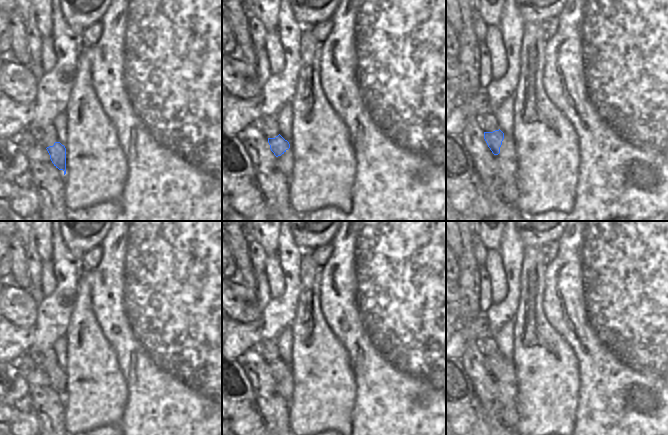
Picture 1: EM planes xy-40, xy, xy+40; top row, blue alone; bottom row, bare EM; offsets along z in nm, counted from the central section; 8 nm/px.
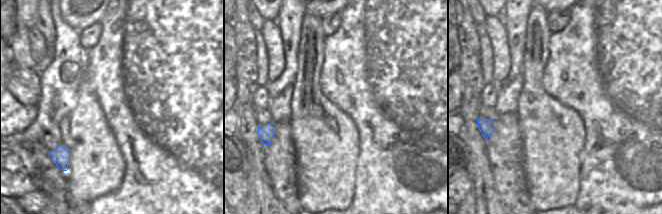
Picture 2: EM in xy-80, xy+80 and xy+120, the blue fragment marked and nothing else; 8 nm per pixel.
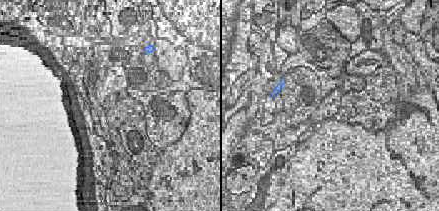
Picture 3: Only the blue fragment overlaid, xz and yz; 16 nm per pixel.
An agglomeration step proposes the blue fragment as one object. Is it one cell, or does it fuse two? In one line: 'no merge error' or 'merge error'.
no merge error

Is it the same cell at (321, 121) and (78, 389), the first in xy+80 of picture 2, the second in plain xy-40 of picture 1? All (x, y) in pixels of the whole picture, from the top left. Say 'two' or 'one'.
one

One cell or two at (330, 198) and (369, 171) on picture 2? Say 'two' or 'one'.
two

